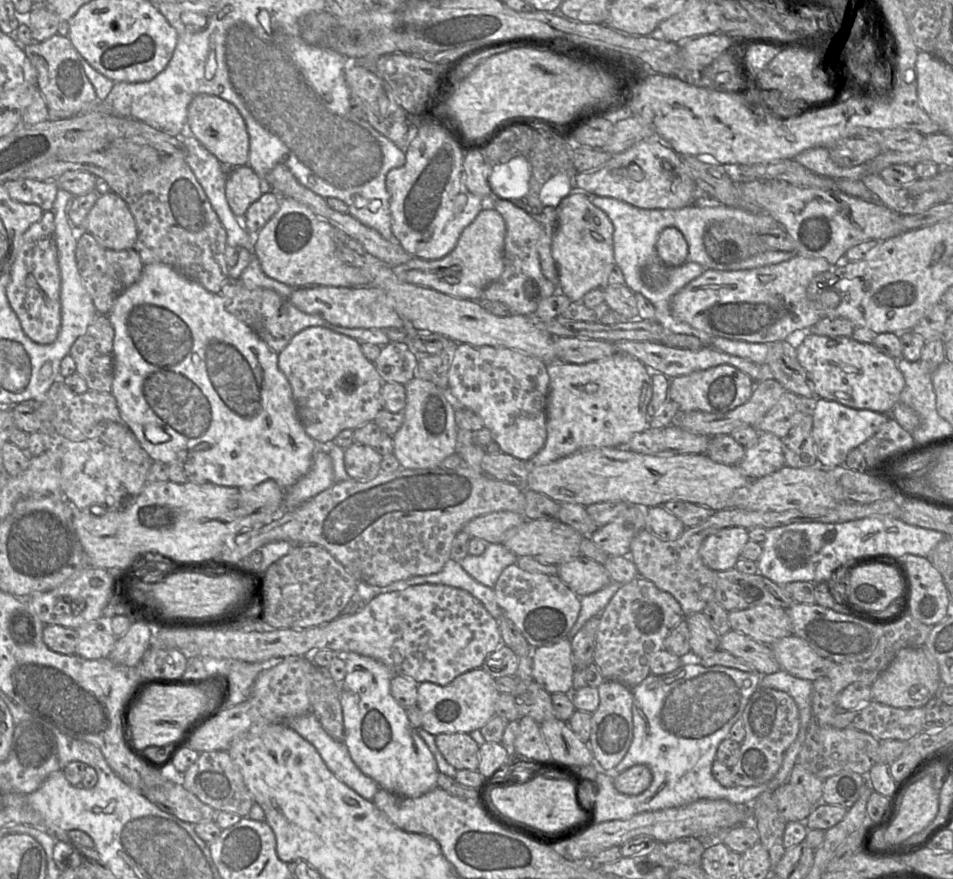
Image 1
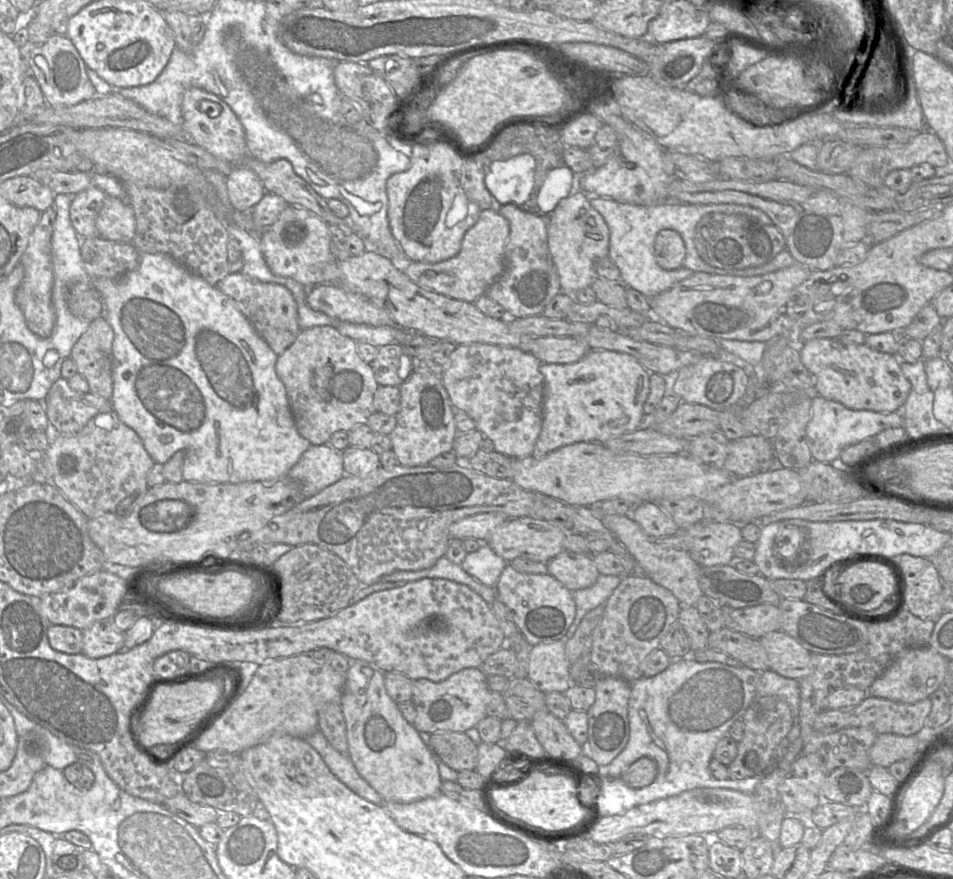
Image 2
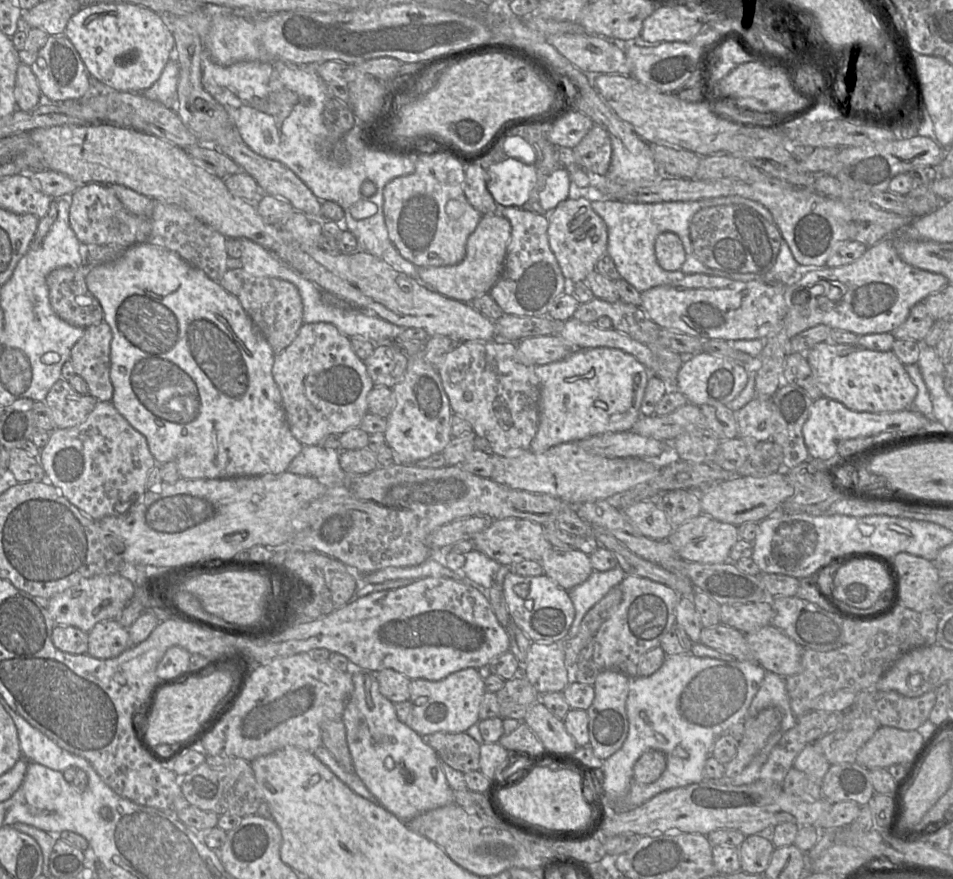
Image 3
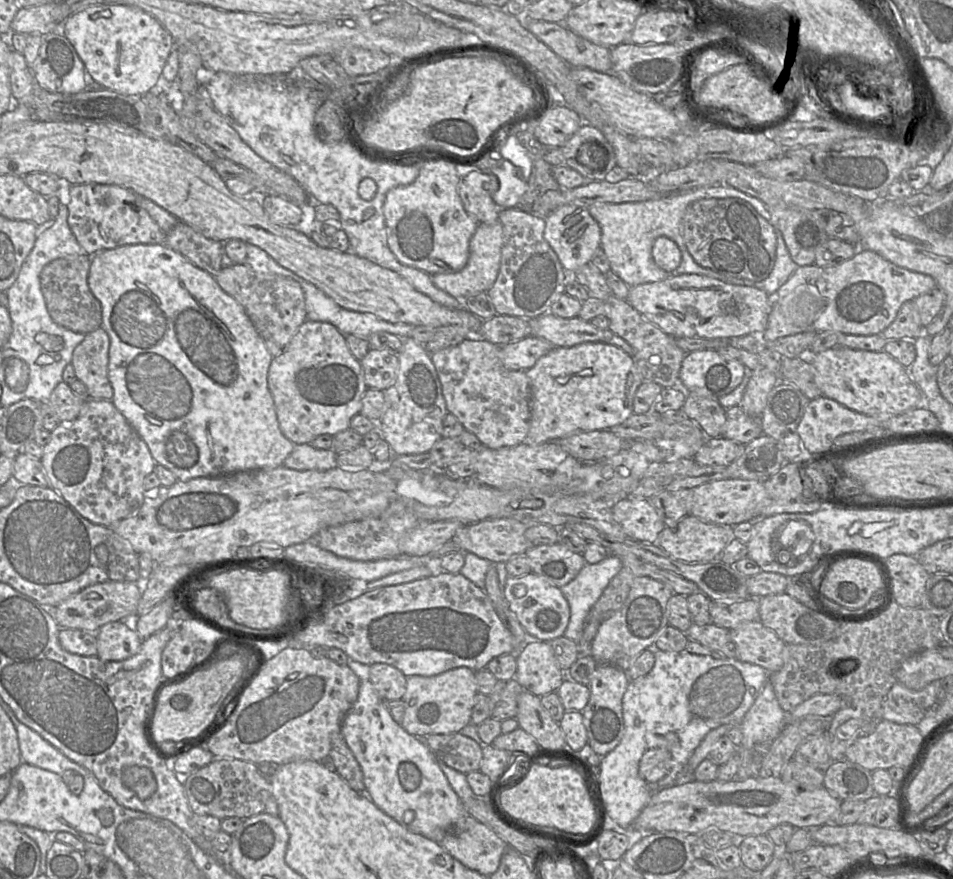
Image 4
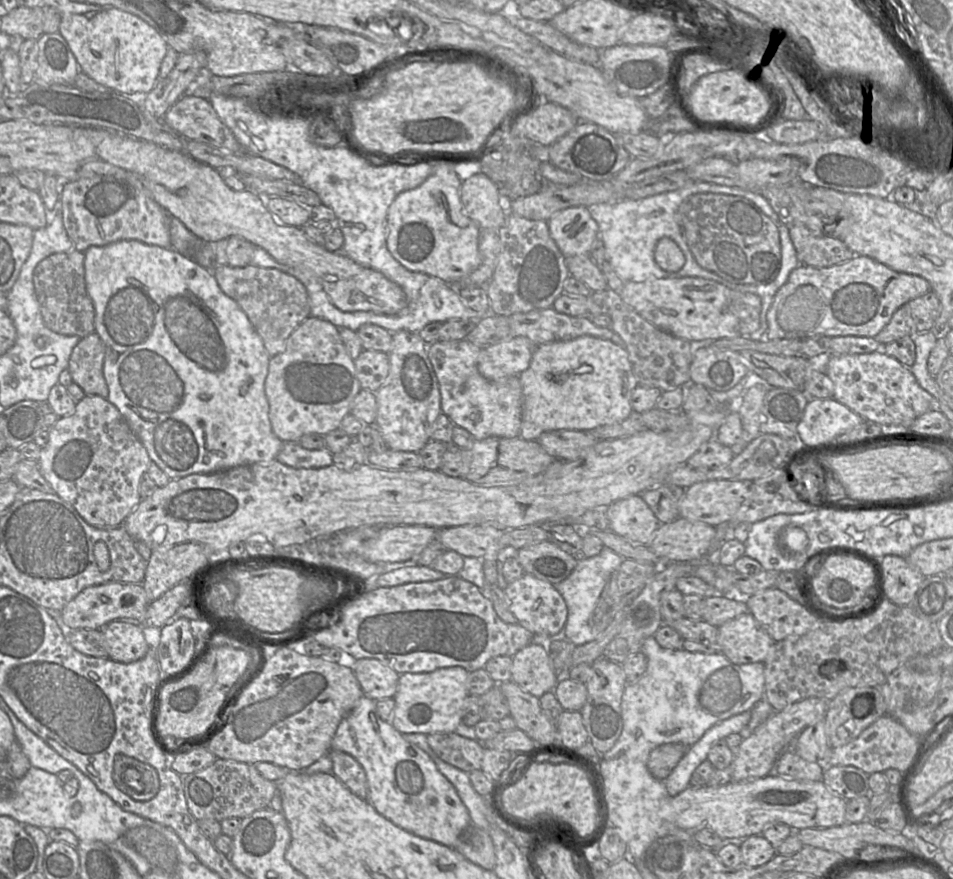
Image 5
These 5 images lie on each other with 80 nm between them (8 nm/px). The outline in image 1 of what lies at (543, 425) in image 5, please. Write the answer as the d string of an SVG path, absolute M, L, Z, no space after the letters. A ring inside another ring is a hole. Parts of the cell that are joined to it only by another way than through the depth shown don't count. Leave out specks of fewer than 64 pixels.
M615 353L611 356L604 357L602 359L591 361L585 364L553 361L547 363L547 372L550 378L547 403L547 437L543 447L527 462L530 466L546 465L585 448L626 446L626 444L635 434L640 433L649 428L650 418L647 413L647 408L652 399L653 394L652 373L660 372L652 372L646 365L644 365L638 359L628 354Z

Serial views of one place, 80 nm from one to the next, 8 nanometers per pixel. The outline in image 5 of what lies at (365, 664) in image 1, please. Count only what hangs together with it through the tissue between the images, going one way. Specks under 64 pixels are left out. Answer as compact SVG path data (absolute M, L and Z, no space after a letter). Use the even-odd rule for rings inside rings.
M363 695L359 699L356 706L342 719L342 721L338 725L336 733L331 741L331 750L342 751L350 754L363 767L368 783L367 800L374 806L379 814L390 820L395 825L421 838L429 839L439 844L455 848L458 844L458 839L460 838L460 836L471 827L471 818L468 809L462 802L453 784L438 770L434 760L430 757L430 755L428 755L418 746L408 742L403 737L403 734L396 730L391 723L382 720L378 716L376 711L376 701L377 700L373 700L366 695Z

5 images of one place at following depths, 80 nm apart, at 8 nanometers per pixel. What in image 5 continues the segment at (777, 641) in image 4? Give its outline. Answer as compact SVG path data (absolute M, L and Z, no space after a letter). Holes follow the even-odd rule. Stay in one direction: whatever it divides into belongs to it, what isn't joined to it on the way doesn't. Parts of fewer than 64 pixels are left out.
M748 611L718 627L719 652L734 664L764 663L774 644Z

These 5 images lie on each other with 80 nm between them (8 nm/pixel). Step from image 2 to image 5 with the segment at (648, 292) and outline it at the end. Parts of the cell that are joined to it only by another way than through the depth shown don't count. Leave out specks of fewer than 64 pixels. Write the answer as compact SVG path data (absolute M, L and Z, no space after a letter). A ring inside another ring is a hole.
M695 182L692 185L687 185L674 191L641 199L620 199L619 201L593 204L588 207L588 210L591 217L598 224L599 237L602 239L606 251L606 261L611 264L616 274L624 283L628 281L643 282L649 278L700 277L713 280L727 287L725 285L727 280L699 266L677 222L677 211L681 203L688 197L698 193L742 196L755 203L777 226L783 224L769 202L762 195L739 187L729 187L710 182ZM662 237L671 238L685 256L685 264L678 272L664 271L654 259L656 243Z

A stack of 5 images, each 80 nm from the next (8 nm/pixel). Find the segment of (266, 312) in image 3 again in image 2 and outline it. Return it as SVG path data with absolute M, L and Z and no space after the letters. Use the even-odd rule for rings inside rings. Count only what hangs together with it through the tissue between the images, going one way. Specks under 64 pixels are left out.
M241 271L228 273L217 287L226 296L233 299L237 308L250 321L276 355L281 355L294 343L300 332L300 327L297 303L288 288L276 283L257 281L243 275Z

